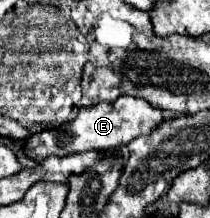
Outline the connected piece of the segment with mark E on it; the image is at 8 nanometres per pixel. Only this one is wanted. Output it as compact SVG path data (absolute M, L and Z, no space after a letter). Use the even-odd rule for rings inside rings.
M123 96L117 102L99 102L95 106L79 110L73 122L31 134L31 138L27 138L25 142L23 152L35 162L41 162L51 154L63 158L67 154L79 154L87 150L109 150L115 146L125 146L141 134L149 134L161 120L163 112L155 110L147 100Z

